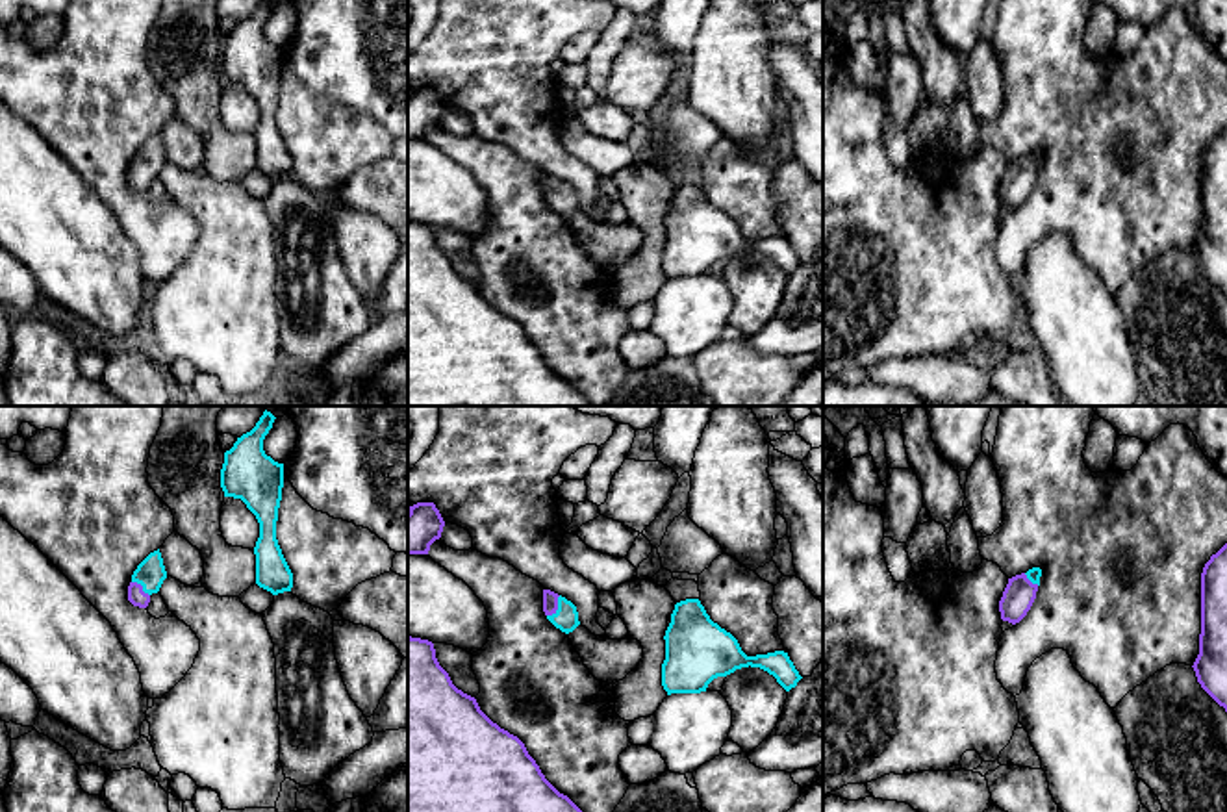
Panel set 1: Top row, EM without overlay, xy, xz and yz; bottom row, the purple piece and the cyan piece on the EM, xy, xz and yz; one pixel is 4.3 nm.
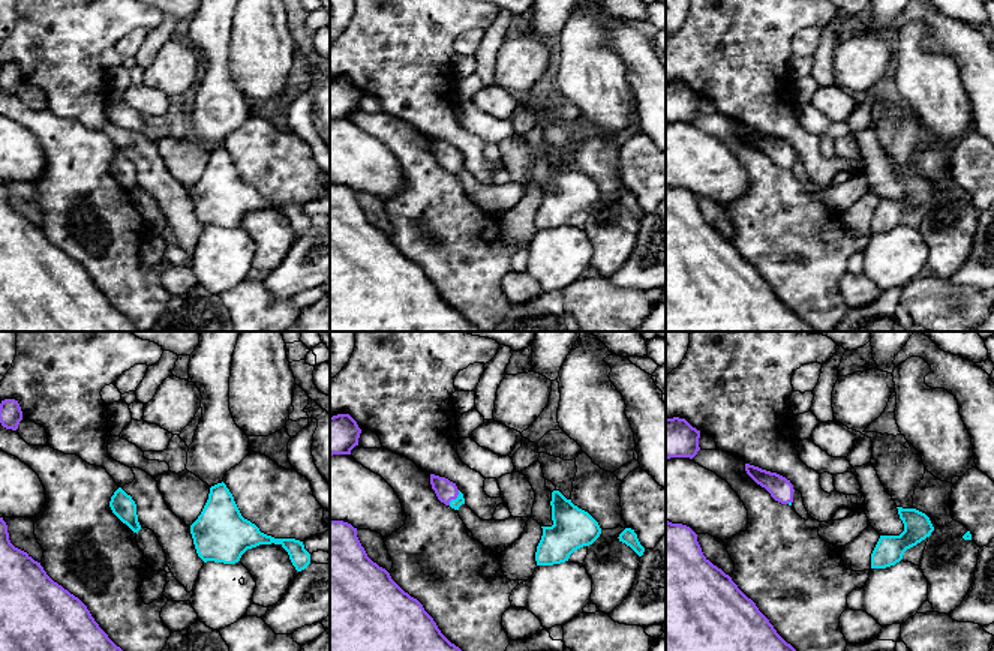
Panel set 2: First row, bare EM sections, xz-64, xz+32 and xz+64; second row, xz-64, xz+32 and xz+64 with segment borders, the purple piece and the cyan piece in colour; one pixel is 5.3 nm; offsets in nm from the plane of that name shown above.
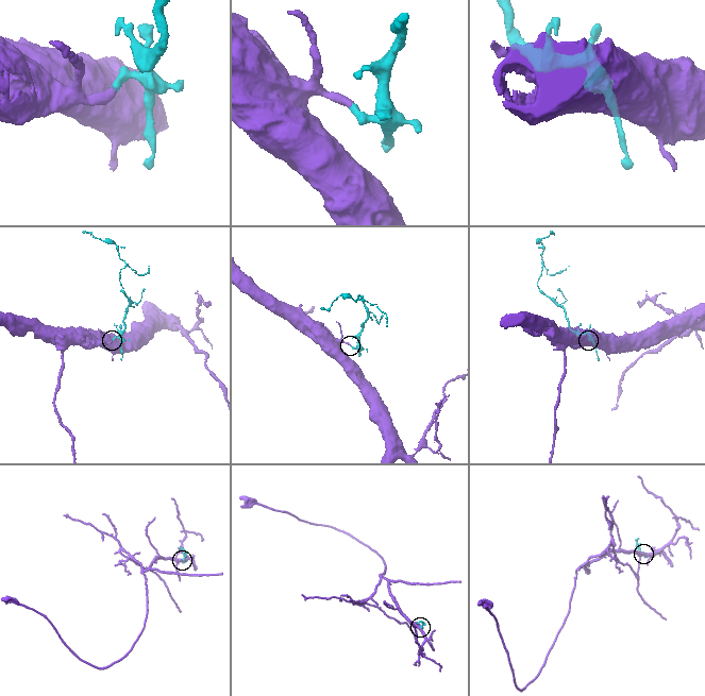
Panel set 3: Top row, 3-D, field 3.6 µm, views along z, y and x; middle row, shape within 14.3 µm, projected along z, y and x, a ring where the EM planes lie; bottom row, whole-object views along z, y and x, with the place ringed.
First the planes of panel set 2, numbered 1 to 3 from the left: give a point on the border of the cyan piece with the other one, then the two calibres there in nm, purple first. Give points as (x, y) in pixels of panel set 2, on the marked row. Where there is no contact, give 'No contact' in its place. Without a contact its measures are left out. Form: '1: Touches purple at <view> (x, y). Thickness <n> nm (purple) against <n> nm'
1: No contact
2: Touches purple at xz+32 (455, 498). Thickness 120 nm (purple) against 50 nm
3: Touches purple at xz+64 (789, 501). Thickness 120 nm (purple) against 20 nm

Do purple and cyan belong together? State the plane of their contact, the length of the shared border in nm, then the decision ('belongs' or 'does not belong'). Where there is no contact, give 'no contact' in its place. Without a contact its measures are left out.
xz | 110 nm | belongs

